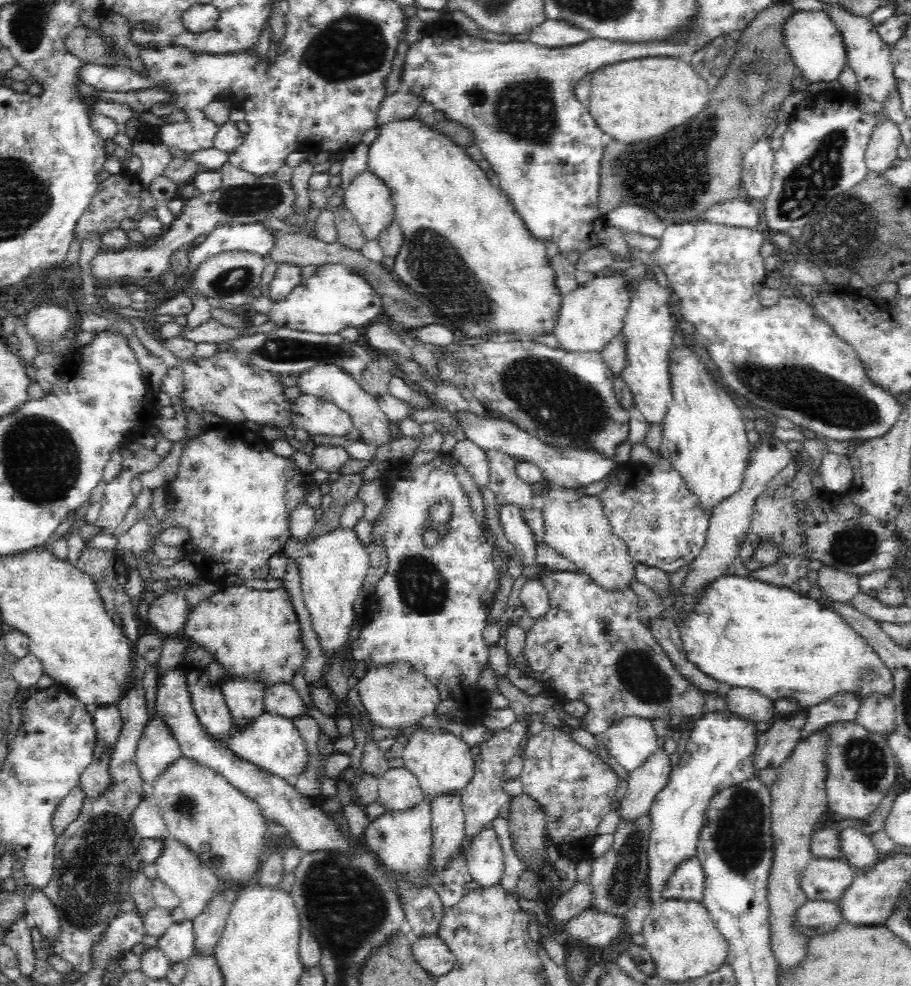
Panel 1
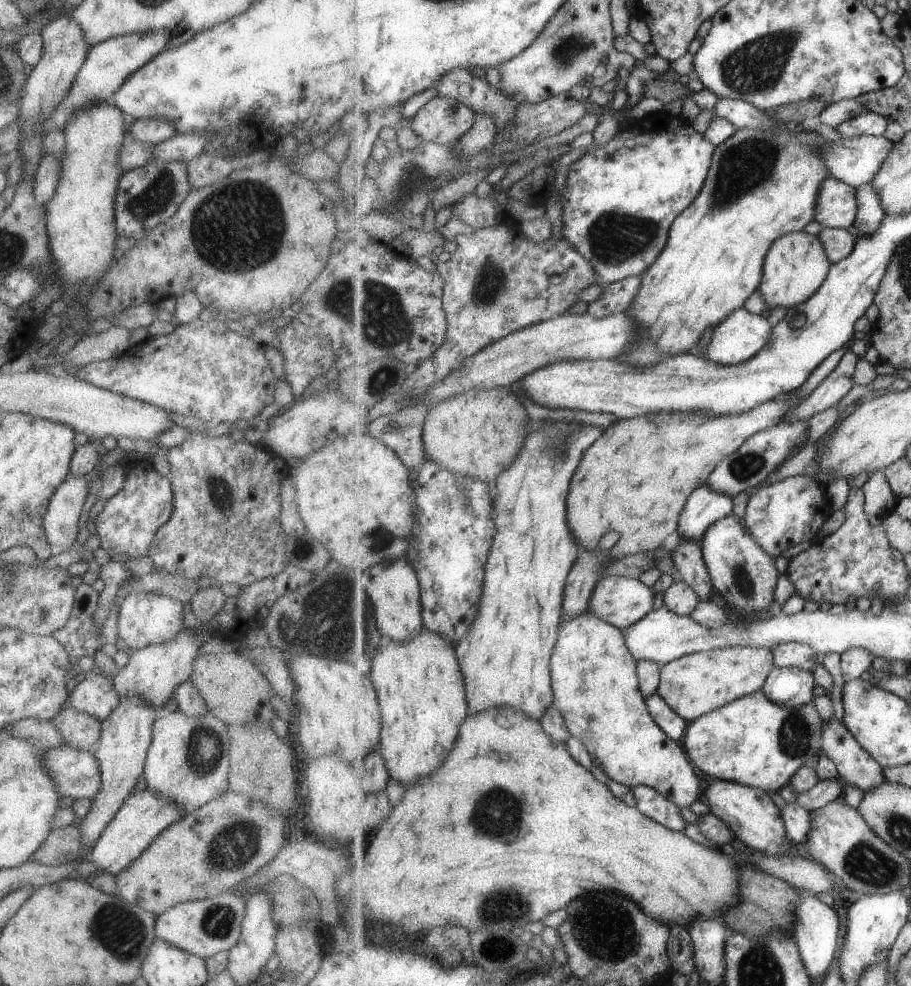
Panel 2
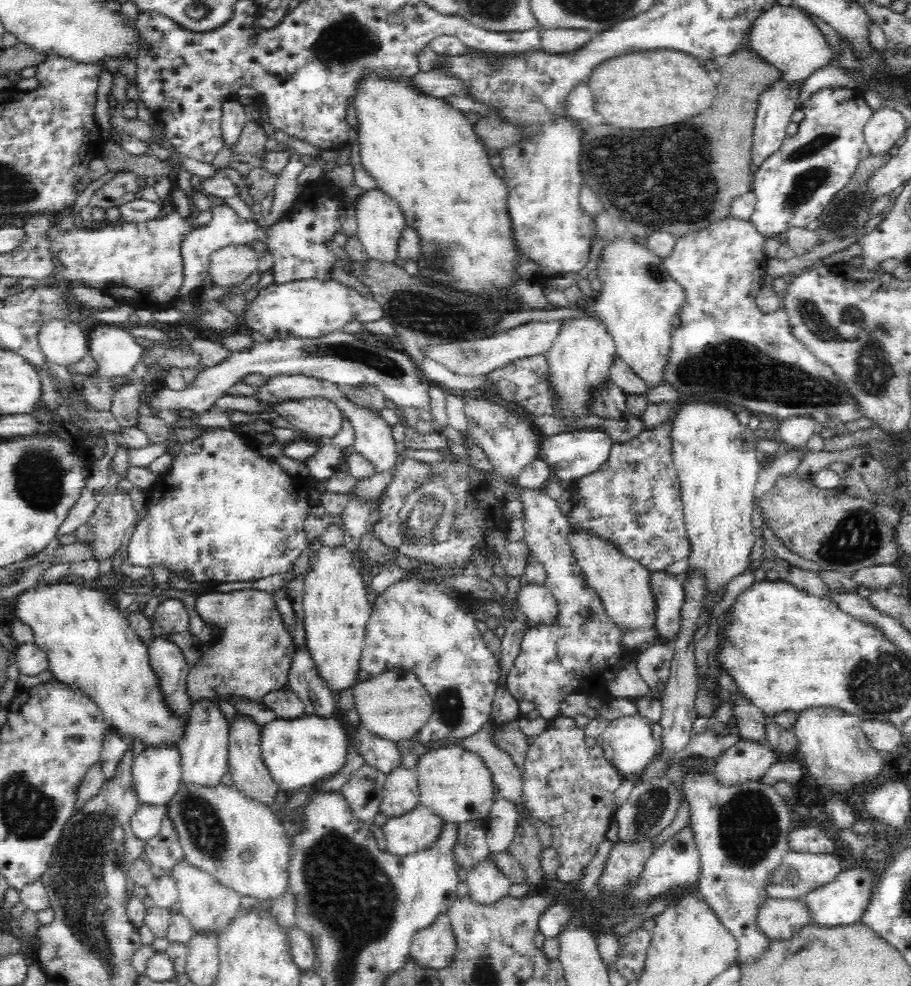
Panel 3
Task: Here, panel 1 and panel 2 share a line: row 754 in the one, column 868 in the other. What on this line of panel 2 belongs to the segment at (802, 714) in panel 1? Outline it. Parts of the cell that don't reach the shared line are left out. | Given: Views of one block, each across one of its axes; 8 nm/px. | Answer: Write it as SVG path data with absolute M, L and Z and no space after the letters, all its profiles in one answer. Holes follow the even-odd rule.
M834 716L826 721L822 728L822 753L838 764L844 782L865 792L885 781L881 763L859 744L844 721Z

